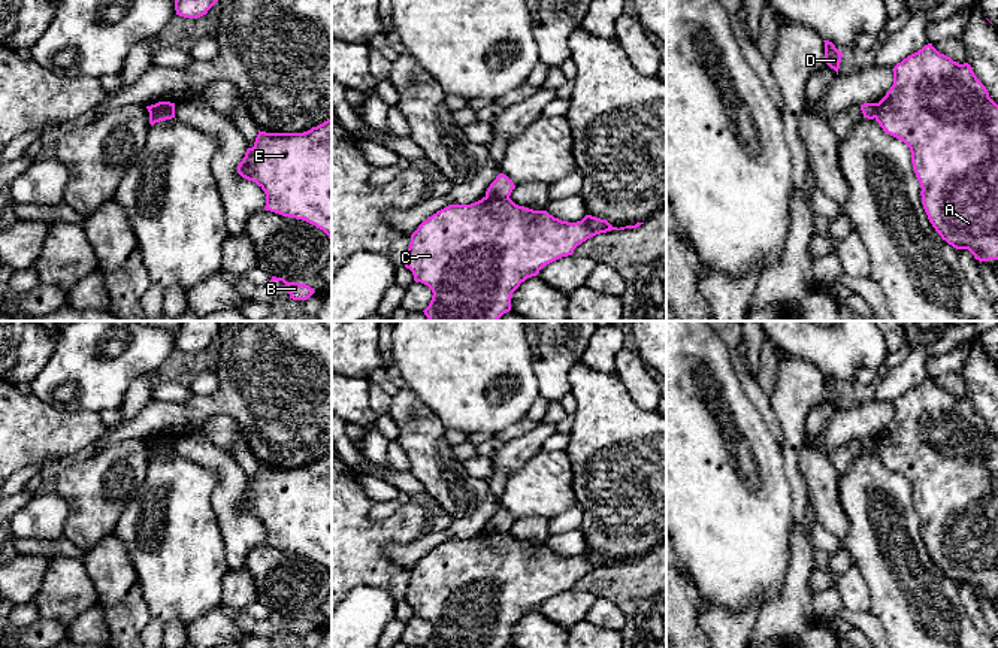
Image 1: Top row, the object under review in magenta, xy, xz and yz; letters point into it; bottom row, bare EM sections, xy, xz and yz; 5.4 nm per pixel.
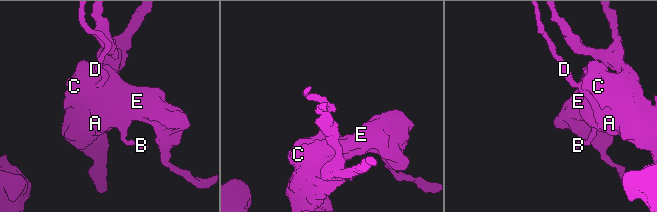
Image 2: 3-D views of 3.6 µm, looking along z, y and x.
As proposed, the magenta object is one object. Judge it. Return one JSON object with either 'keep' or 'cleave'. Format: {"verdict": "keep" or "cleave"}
{"verdict": "cleave"}

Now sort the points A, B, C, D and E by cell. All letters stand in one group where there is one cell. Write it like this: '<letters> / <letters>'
A B C E / D

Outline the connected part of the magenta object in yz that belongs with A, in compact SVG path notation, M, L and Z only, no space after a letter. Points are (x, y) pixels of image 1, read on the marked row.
M932 43L908 55L892 70L893 85L877 103L875 121L884 133L910 148L929 222L943 240L956 249L968 249L980 263L998 260L998 105L968 63L953 61Z

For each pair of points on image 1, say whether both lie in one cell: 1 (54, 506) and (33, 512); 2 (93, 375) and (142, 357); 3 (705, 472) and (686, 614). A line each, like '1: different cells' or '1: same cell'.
1: same cell
2: same cell
3: different cells

